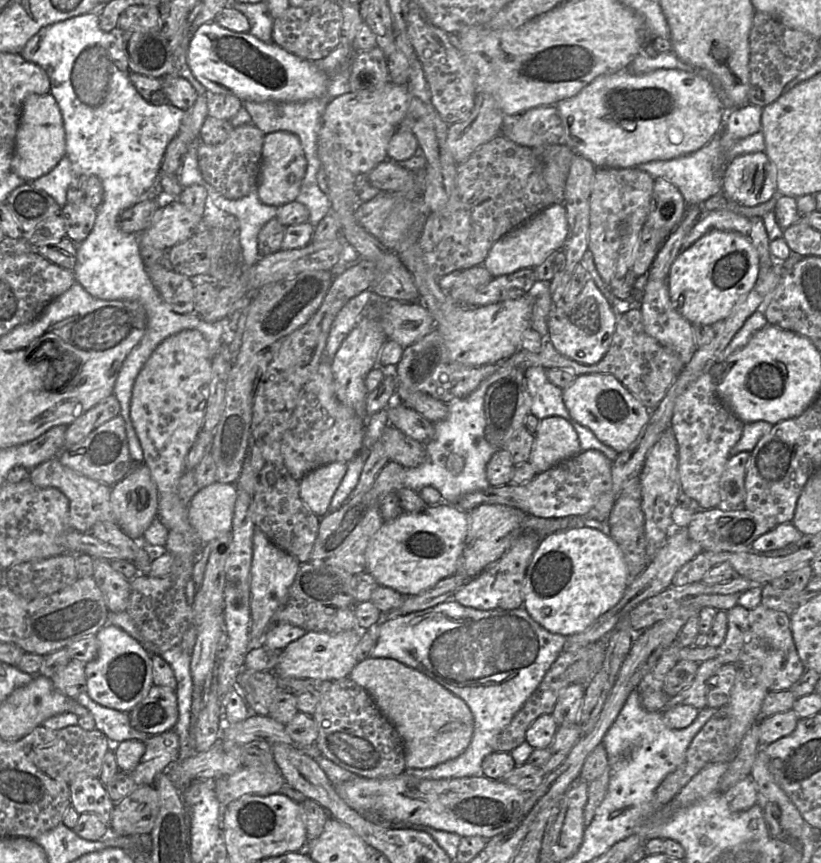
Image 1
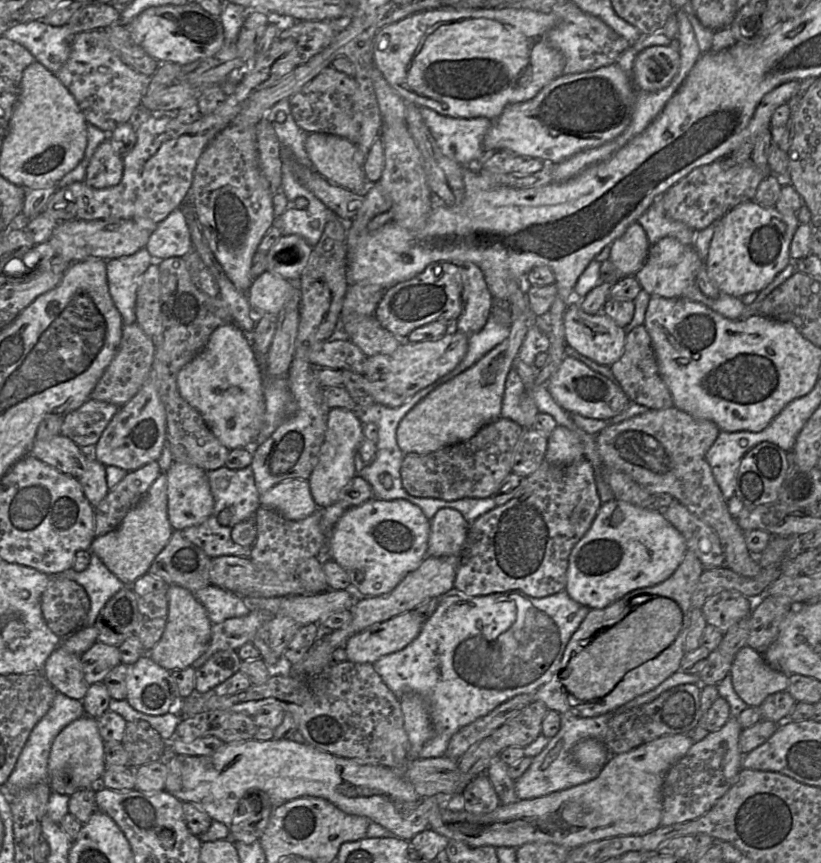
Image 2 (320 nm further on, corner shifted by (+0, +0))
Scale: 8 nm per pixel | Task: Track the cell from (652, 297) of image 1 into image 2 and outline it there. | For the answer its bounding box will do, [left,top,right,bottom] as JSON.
[635,236,703,298]

